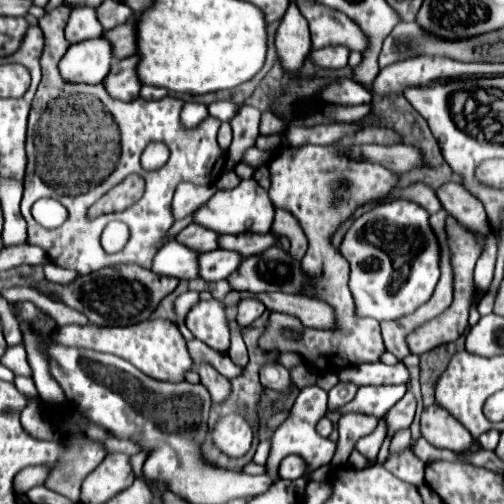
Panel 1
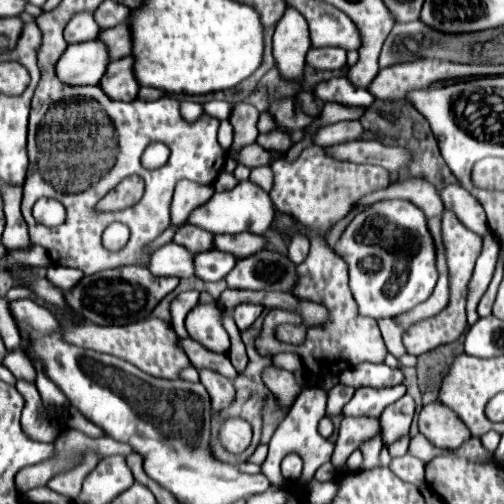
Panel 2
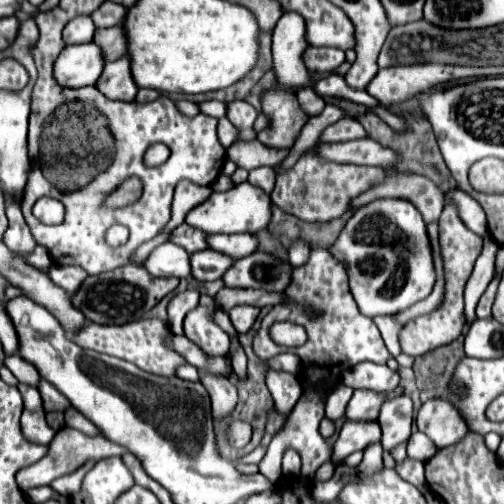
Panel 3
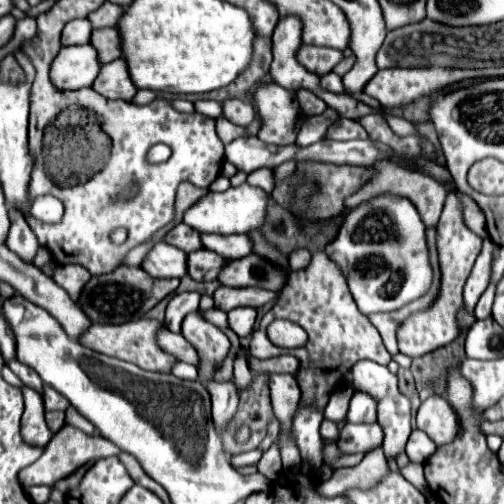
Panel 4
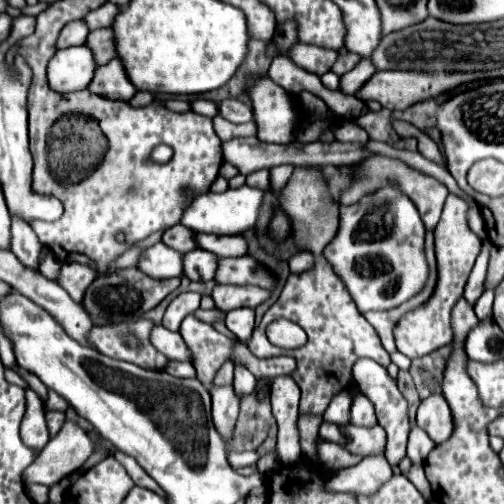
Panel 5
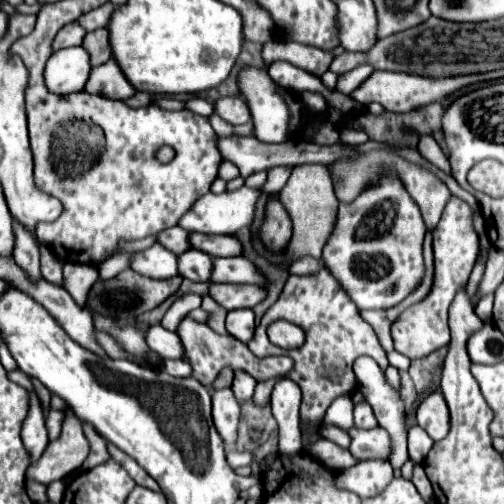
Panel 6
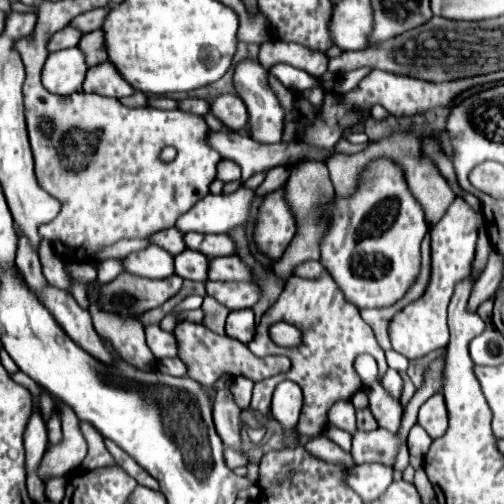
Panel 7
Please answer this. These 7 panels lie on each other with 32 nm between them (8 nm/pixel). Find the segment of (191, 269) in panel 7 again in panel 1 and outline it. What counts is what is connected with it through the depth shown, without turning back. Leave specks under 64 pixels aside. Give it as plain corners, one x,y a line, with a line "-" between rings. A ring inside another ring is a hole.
222,248
216,252
204,252
204,254
200,254
200,276
210,282
224,280
234,270
238,270
242,260
244,258
238,252
230,252
230,250
222,250

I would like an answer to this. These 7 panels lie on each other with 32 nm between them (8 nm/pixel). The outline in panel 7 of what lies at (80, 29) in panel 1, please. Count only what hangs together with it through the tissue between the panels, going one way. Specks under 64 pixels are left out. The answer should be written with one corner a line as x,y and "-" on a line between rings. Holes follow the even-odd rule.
68,24
68,26
62,28
60,32
56,32
56,36
52,36
52,40
50,40
50,44
48,44
48,50
50,50
50,52
56,52
56,50
64,50
64,48
78,46
80,38
82,38
82,32
80,32
78,28
74,28
74,26

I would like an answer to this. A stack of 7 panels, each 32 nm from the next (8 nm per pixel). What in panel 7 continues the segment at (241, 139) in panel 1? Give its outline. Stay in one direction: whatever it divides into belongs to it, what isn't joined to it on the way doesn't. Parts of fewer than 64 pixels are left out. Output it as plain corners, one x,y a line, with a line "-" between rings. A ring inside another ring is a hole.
222,94
212,102
212,112
232,130
246,126
248,110
236,94

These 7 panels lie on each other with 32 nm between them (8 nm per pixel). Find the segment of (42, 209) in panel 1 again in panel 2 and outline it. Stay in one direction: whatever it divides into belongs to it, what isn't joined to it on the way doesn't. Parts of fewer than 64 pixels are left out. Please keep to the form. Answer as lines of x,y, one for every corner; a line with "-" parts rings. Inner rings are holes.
42,198
34,204
34,218
44,226
60,226
66,220
66,210
54,198

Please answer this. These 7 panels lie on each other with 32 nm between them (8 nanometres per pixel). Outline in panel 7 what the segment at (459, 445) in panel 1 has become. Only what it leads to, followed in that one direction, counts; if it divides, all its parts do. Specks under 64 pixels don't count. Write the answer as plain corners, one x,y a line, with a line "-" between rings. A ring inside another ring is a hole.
438,392
434,396
430,396
418,412
418,424
430,434
430,438
440,438
446,434
448,430
448,410
446,410
446,402
444,396

